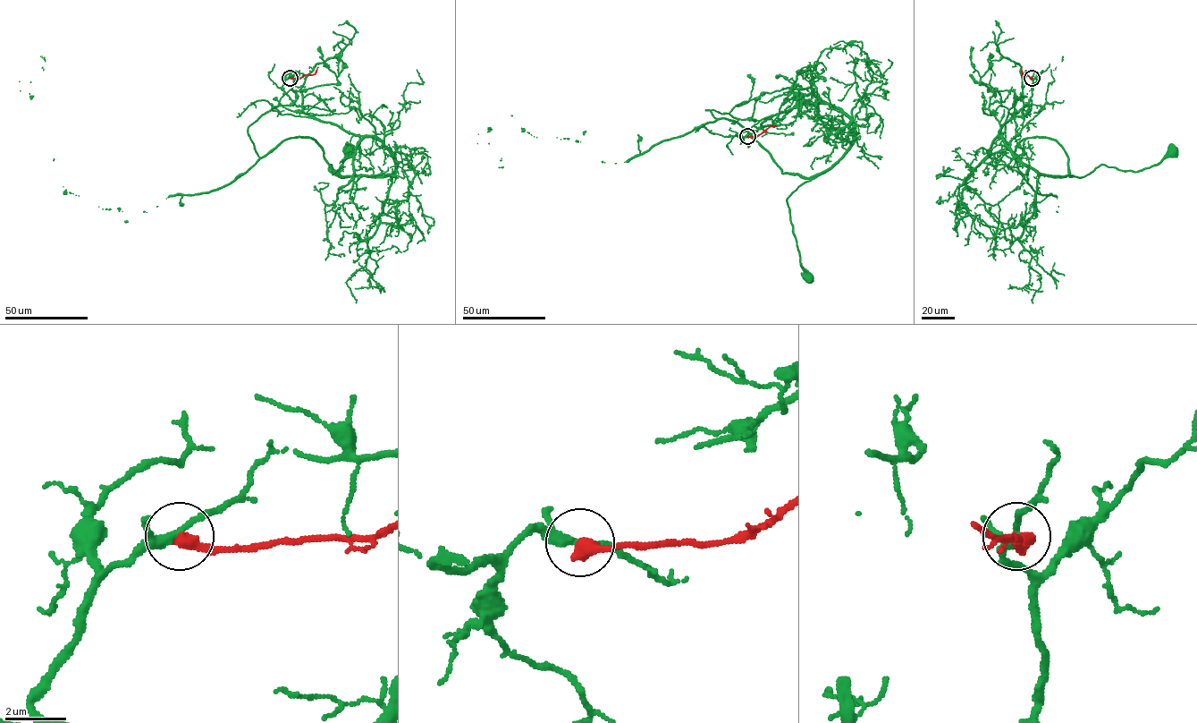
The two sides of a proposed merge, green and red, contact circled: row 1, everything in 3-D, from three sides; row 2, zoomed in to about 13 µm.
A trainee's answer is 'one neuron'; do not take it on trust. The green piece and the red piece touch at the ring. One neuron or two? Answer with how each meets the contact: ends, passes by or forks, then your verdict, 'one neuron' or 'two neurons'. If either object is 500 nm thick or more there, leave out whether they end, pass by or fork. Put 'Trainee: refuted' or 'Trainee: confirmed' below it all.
green forks | red ends | two neurons
Trainee: refuted

